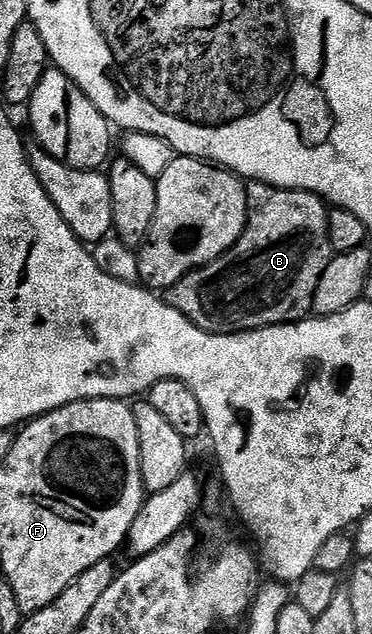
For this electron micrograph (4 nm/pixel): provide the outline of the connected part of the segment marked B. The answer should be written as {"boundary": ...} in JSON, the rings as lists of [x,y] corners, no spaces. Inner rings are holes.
{"boundary":[[[255,181],[249,182],[247,188],[248,220],[242,237],[238,237],[235,245],[222,253],[222,257],[197,271],[186,273],[182,281],[166,292],[166,301],[171,307],[211,335],[240,335],[244,331],[280,327],[283,323],[299,323],[301,319],[309,318],[313,314],[318,281],[322,281],[322,273],[326,273],[326,265],[330,265],[334,254],[328,224],[330,207],[320,196]]]}

